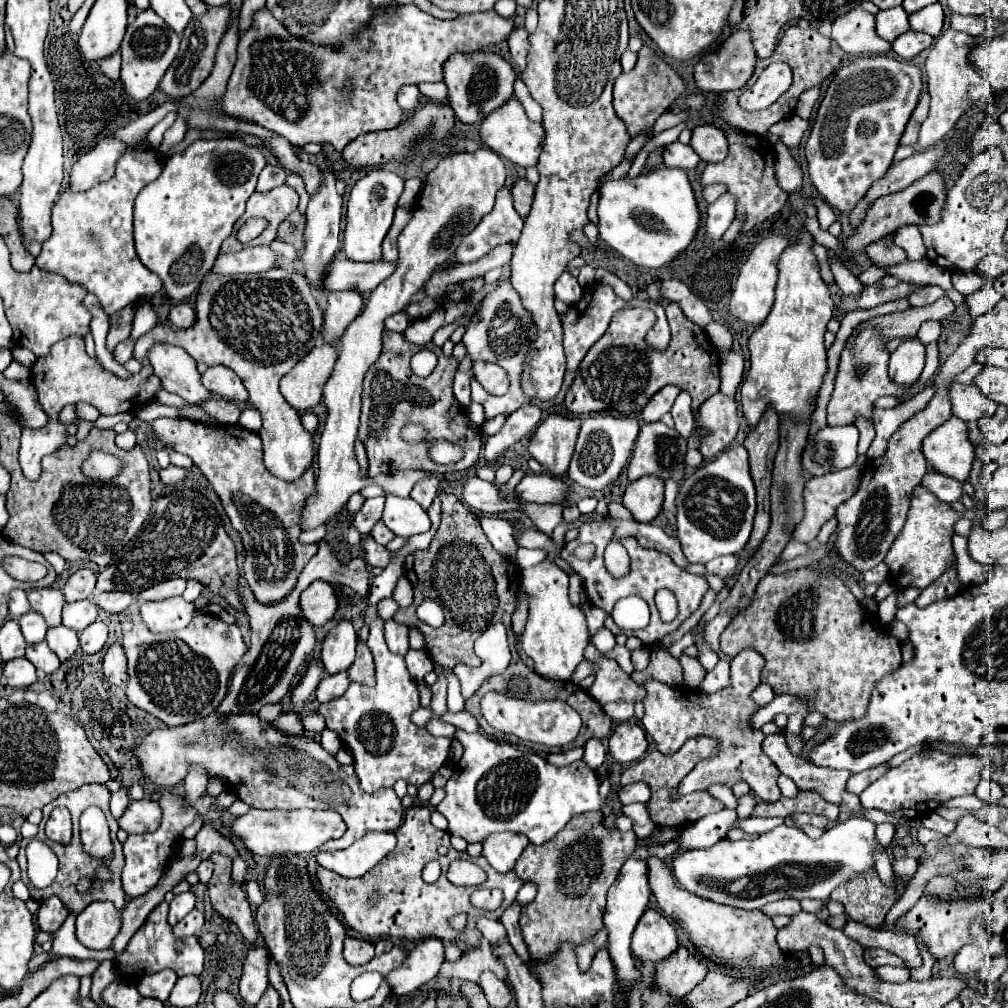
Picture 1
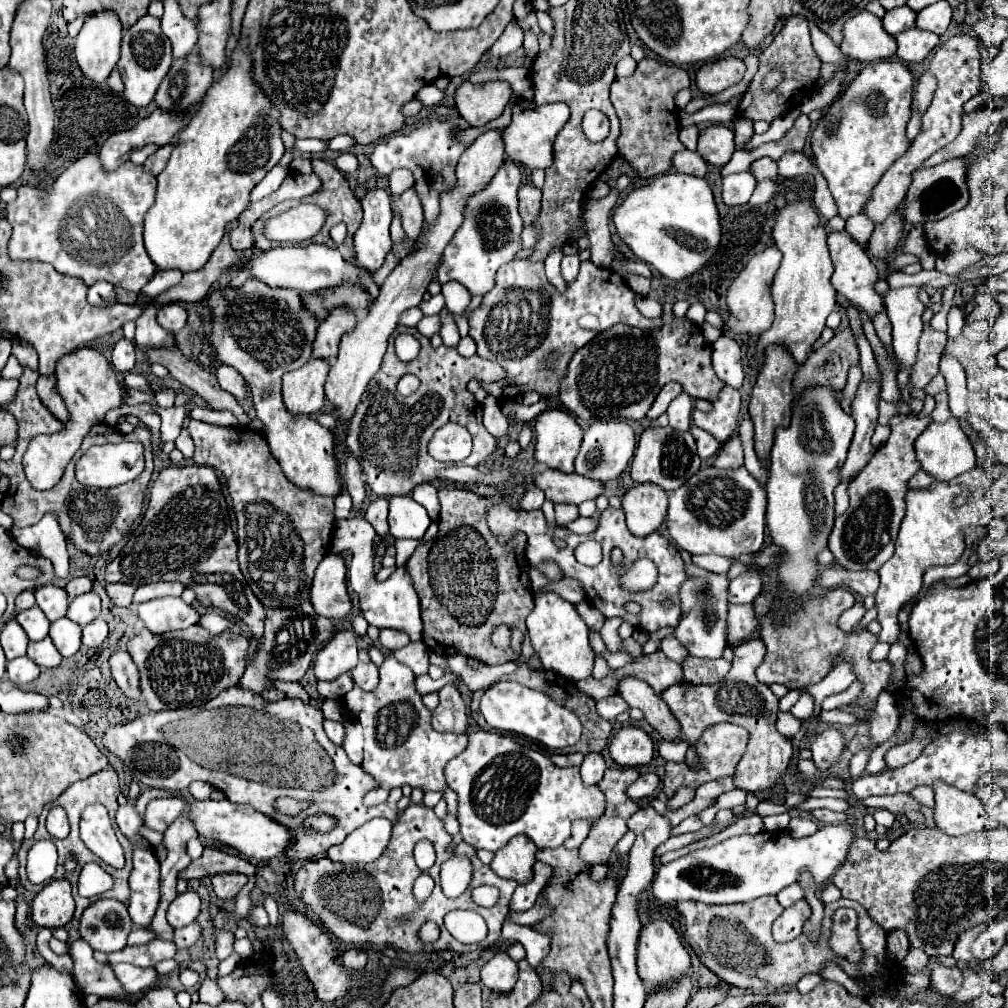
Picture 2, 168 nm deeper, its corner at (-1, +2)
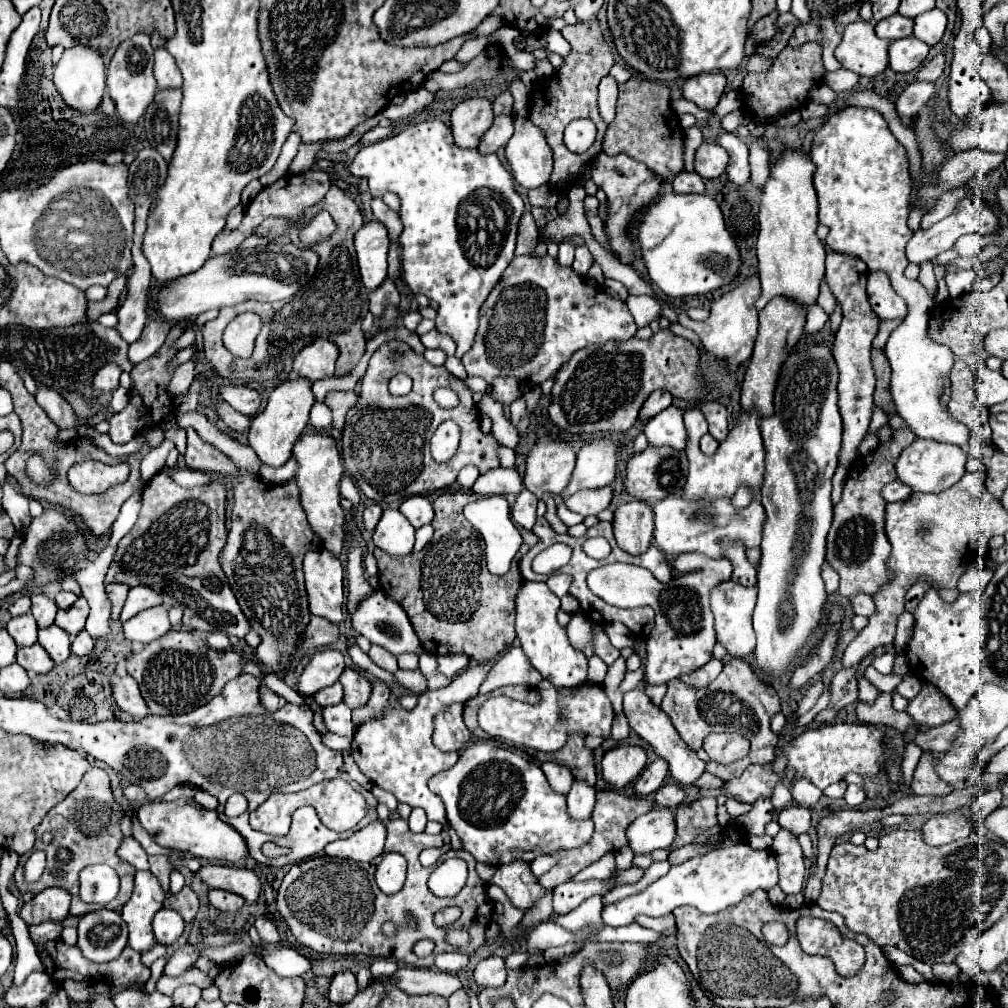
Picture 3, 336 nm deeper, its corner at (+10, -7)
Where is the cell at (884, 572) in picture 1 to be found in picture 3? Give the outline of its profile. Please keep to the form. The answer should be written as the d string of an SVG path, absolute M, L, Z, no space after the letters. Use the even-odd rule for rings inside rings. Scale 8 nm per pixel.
M859 592L851 598L851 606L853 606L853 612L855 614L861 614L861 616L871 616L873 614L873 600L869 594L865 592Z

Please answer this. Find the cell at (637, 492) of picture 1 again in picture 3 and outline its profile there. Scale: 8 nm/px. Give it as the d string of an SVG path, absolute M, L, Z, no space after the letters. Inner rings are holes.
M631 500L615 510L615 540L629 554L643 554L653 538L653 510L649 504Z

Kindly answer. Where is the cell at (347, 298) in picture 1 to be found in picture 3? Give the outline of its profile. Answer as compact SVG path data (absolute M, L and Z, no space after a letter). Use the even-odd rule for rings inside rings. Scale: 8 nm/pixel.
M317 338L295 356L293 370L309 380L321 380L333 376L337 358L339 358L339 348L327 338Z

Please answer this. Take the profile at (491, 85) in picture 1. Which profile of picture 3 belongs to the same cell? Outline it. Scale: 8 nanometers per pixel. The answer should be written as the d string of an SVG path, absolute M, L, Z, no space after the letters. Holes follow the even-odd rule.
M467 98L451 112L451 132L461 148L477 148L481 134L489 130L491 124L493 110L487 98Z

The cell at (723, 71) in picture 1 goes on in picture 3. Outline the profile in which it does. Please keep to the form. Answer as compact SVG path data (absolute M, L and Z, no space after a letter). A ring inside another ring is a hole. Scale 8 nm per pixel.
M721 72L711 74L699 74L689 78L683 84L683 98L689 102L695 102L703 110L713 110L725 92L727 78Z

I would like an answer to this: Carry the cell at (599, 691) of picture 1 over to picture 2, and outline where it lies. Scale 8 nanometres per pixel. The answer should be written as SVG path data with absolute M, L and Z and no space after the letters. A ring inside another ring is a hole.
M626 677L618 683L618 693L624 697L624 701L630 707L638 707L644 713L644 719L648 721L648 725L652 729L656 729L664 741L680 741L682 739L680 723L674 719L668 705L648 683Z

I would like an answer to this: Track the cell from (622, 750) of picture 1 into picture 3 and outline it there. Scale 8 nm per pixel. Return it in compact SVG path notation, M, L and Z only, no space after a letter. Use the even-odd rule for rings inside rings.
M617 746L609 752L605 752L601 760L601 772L605 782L609 782L615 788L623 788L625 784L633 782L641 770L645 768L647 756L641 746Z

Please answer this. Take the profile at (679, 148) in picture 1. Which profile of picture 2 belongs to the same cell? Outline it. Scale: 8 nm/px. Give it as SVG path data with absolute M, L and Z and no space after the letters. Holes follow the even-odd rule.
M686 149L674 155L674 169L694 177L704 177L708 171L708 163L698 153L692 153Z

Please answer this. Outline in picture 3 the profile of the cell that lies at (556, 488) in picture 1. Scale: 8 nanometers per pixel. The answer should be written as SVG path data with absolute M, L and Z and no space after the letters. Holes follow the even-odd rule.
M597 488L597 490L579 490L575 494L571 494L569 498L565 498L565 506L571 512L577 512L581 516L589 516L589 514L599 514L601 510L605 510L611 502L611 488Z

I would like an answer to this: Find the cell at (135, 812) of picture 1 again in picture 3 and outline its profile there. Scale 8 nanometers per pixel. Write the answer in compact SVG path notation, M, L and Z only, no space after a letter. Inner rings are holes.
M181 798L175 802L147 802L137 810L137 818L141 826L153 836L153 840L163 848L189 852L207 860L225 860L231 864L249 858L245 838L241 838L241 834L233 830L231 824L223 822L215 810L205 810L195 800Z

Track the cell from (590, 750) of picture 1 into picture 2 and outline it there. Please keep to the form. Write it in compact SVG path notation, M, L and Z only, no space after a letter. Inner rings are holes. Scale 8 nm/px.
M590 753L584 757L584 763L580 765L580 775L584 785L598 785L604 777L604 759L598 753Z

